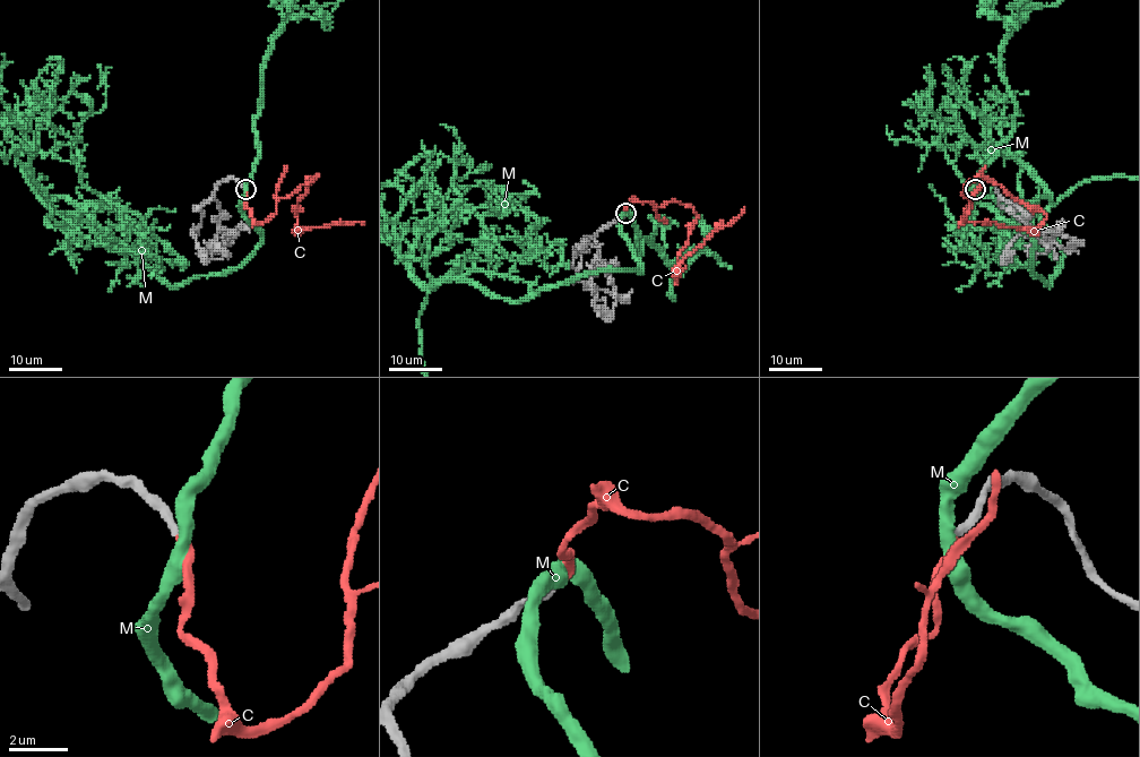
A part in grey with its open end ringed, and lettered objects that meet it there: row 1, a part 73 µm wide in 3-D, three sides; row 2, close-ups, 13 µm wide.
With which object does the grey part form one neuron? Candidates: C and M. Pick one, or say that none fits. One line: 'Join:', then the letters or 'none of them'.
Join: C

